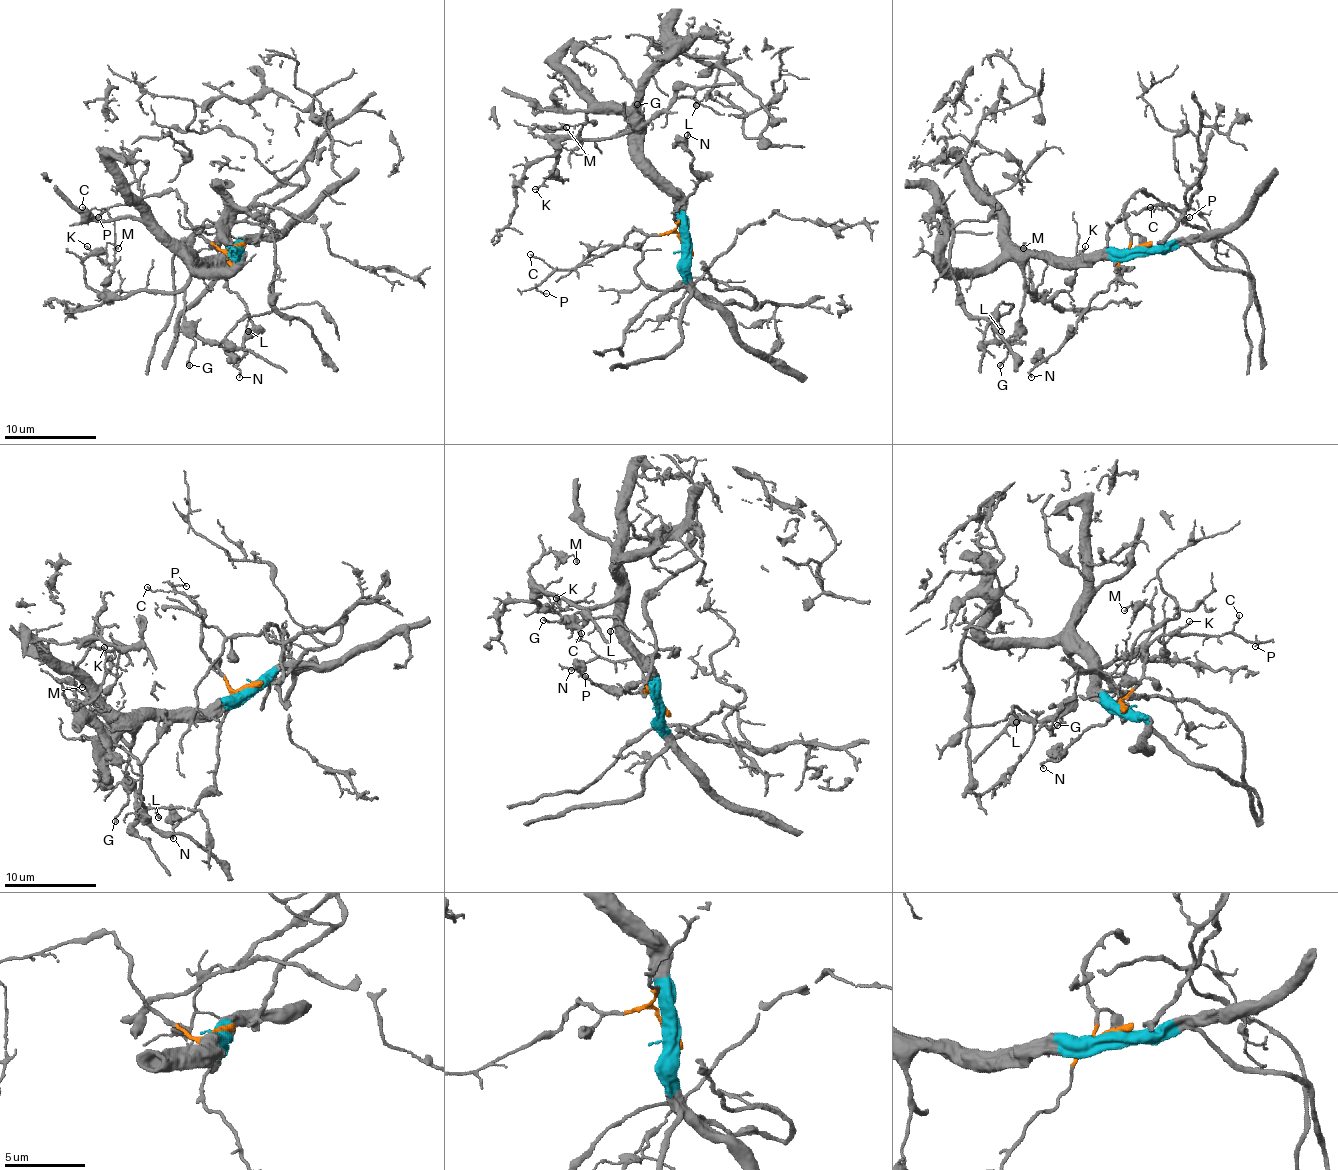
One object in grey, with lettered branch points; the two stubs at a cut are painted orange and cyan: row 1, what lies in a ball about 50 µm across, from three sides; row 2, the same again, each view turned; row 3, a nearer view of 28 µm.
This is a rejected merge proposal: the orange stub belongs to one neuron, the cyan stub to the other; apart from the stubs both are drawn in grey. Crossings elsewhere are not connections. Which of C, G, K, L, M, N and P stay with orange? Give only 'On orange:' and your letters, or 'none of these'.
On orange: C, N, P

